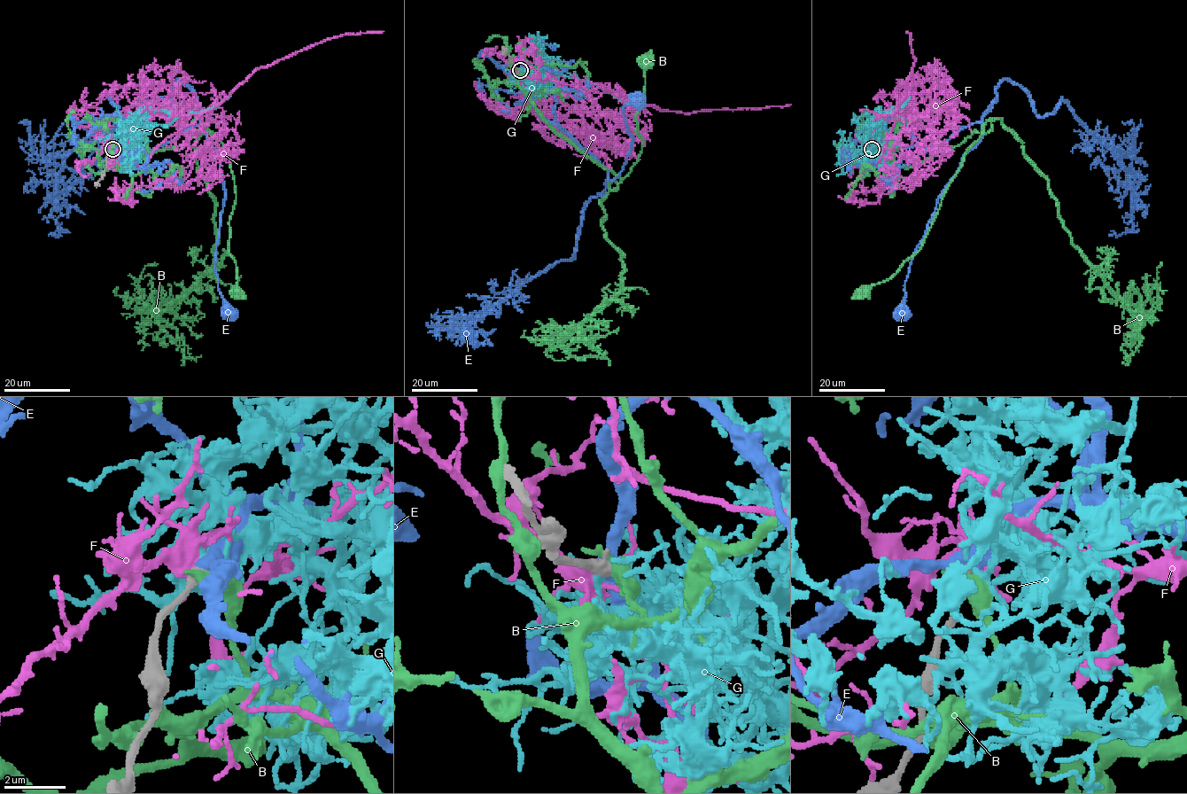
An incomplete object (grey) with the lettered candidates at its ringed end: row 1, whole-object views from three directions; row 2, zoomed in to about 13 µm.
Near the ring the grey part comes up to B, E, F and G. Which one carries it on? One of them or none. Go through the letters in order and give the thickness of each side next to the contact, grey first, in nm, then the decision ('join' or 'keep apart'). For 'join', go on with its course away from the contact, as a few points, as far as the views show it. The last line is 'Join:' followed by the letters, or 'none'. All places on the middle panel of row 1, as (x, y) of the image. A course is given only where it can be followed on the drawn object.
B: calibres 500 and 500 nm; keep apart
E: calibres 500 and 480 nm; join; course (520, 69), (533, 106), (581, 145), (608, 180), (629, 155), (632, 137), (622, 107), (639, 99)
F: calibres 500 and 480 nm; keep apart
G: calibres 500 and 240 nm; keep apart
Join: E

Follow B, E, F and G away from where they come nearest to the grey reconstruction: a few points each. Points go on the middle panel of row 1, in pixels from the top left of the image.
B: (521, 69), (524, 75), (517, 85), (537, 112), (621, 180), (643, 144), (636, 114), (644, 98), (644, 65)
E: (520, 69), (533, 106), (581, 145), (608, 180), (629, 155), (632, 137), (622, 107), (639, 99)
F: (518, 70), (526, 79), (541, 72), (594, 82), (605, 90), (548, 74), (631, 130), (616, 110)
G: (520, 71), (521, 74), (539, 75), (545, 67), (553, 66), (569, 77), (595, 83), (630, 105), (638, 107)

